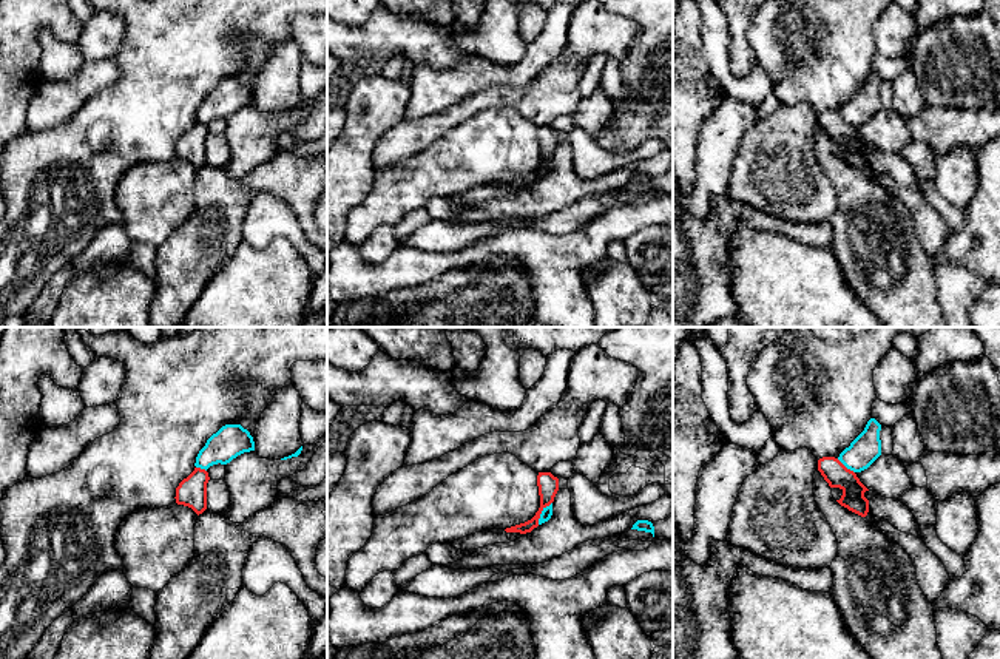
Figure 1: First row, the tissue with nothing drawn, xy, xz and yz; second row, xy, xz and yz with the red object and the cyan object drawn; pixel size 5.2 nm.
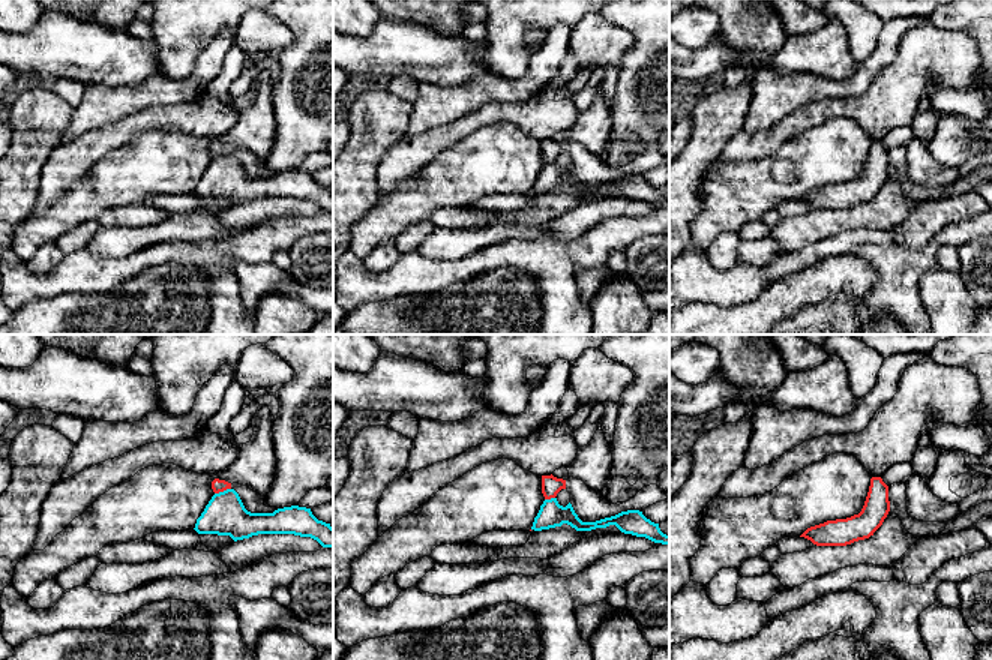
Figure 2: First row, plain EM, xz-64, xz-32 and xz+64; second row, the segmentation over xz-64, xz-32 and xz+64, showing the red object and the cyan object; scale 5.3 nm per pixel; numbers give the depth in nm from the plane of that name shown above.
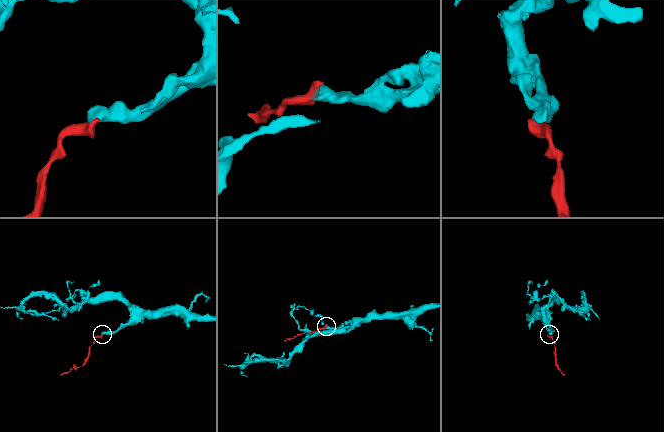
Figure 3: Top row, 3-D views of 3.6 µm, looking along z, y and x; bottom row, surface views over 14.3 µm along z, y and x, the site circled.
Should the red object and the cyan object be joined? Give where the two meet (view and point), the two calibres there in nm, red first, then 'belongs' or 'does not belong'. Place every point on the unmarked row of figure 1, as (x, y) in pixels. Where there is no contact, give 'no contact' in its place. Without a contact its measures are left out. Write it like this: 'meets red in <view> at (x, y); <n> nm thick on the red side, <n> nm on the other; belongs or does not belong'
meets red in xz at (540, 167); 110 nm thick on the red side, 60 nm on the other; does not belong

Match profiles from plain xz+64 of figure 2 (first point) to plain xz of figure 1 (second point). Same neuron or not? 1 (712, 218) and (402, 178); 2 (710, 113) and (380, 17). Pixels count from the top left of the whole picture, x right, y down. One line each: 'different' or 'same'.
1: same
2: different

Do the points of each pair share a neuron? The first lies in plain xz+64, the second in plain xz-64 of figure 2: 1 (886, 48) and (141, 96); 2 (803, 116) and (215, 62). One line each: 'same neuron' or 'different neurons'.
1: same neuron
2: different neurons

